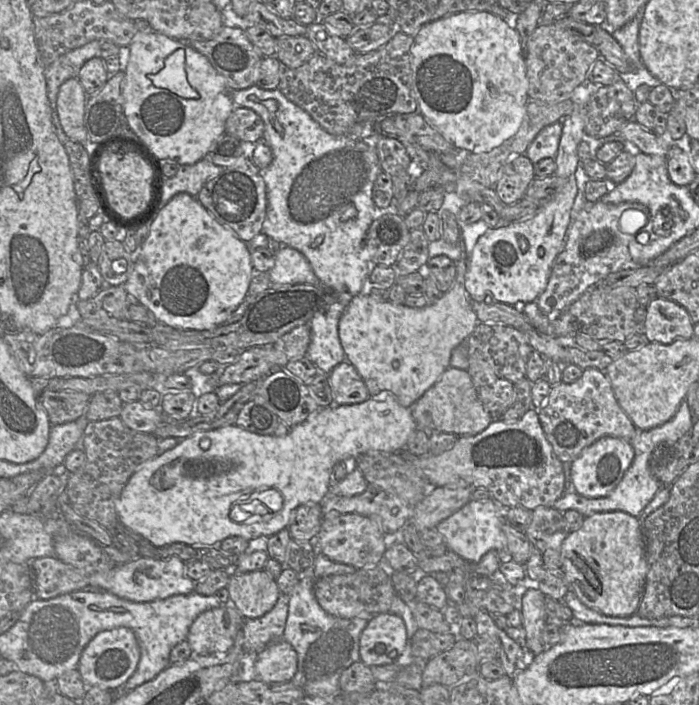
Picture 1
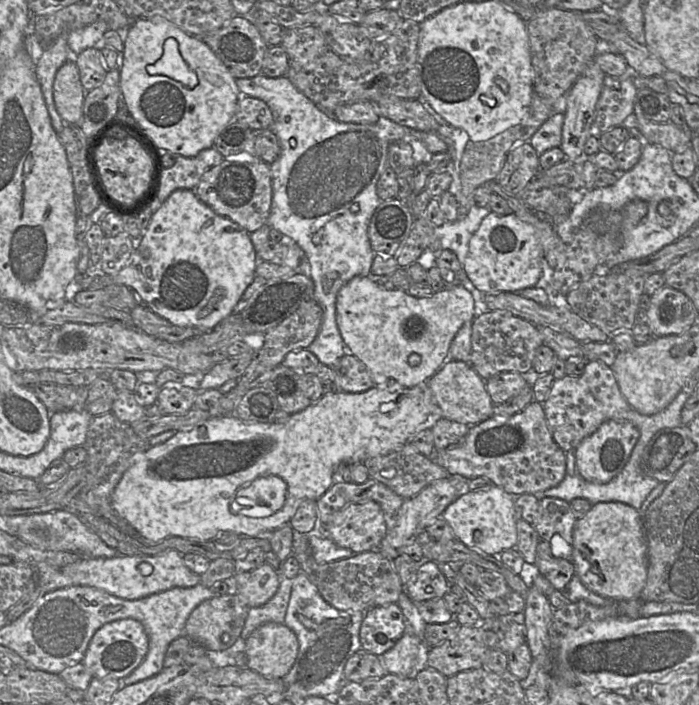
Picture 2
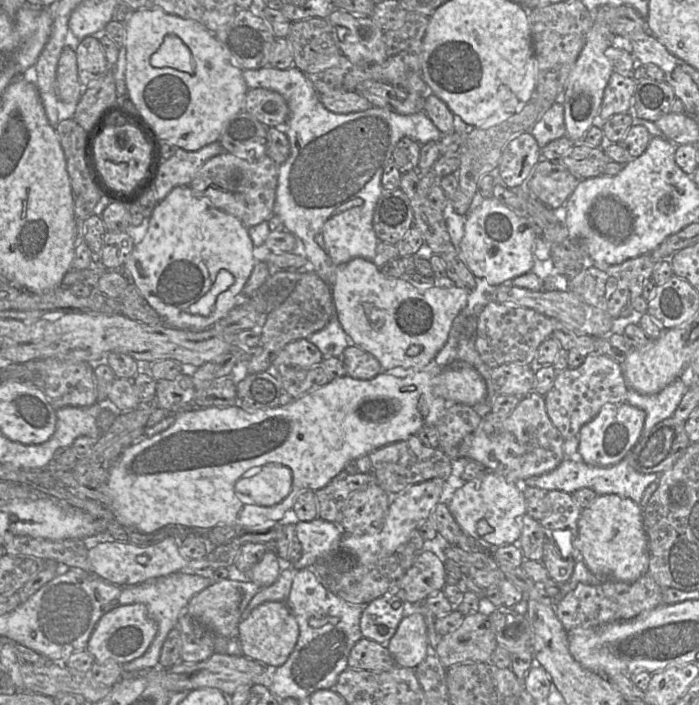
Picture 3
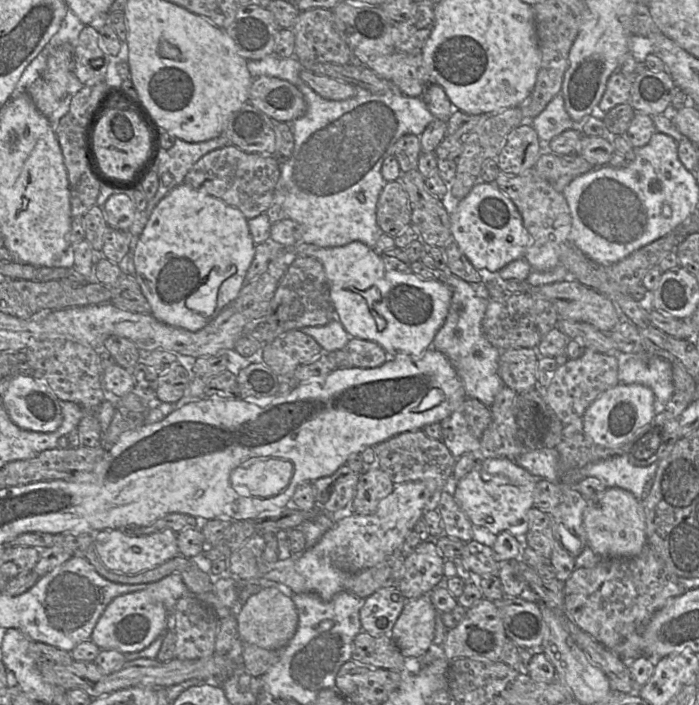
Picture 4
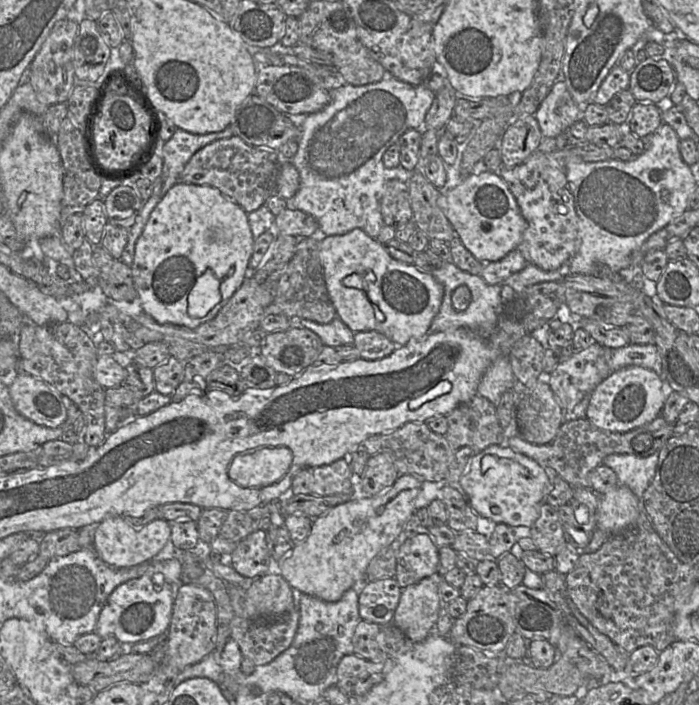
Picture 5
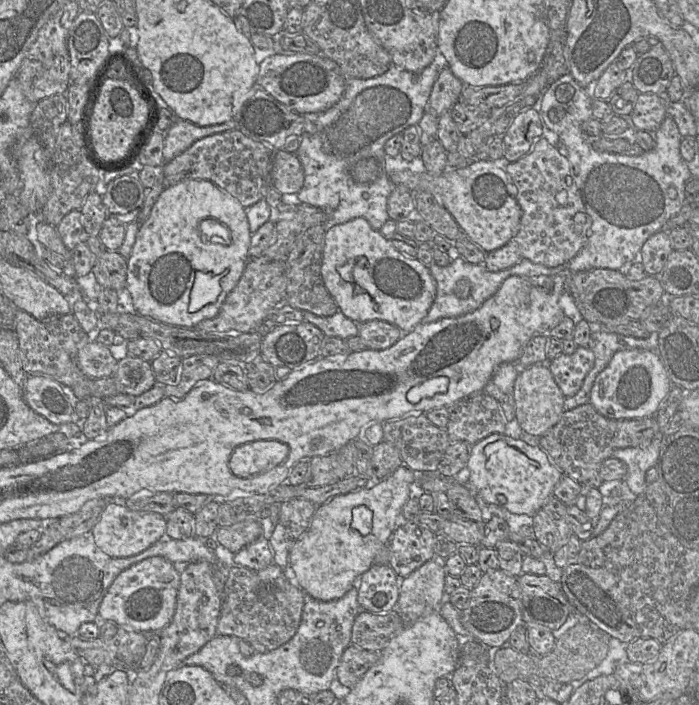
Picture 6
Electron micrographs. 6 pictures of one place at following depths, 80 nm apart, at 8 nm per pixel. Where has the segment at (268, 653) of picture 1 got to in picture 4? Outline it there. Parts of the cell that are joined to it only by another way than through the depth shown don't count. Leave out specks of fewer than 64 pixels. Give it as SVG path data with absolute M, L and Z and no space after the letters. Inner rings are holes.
M265 587L251 595L236 613L238 639L265 649L283 649L298 626L298 612L291 597L277 587Z

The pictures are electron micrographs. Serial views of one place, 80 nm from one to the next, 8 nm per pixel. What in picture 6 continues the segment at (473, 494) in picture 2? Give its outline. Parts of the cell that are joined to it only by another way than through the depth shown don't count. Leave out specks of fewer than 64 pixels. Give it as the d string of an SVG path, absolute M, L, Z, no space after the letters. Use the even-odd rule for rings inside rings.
M493 433L470 447L464 484L487 505L502 505L512 514L525 514L533 518L553 496L554 487L562 476L540 446Z

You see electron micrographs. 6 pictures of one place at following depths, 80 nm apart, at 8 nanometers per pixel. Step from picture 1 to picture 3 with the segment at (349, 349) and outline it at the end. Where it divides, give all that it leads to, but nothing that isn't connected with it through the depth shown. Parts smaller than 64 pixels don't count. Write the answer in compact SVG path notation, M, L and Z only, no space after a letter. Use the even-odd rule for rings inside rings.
M357 257L338 266L335 282L331 285L331 295L338 322L352 344L372 354L379 361L381 371L403 377L421 370L435 359L448 339L454 319L466 308L469 291L457 285L450 288L434 285L417 290L402 278L384 275L373 261ZM411 346L420 346L421 352L417 357L407 354Z

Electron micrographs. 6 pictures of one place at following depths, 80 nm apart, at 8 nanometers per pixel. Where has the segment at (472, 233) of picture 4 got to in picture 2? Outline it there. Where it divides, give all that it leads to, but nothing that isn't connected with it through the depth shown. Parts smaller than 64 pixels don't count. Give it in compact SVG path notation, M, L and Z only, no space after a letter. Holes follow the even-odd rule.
M487 214L469 240L464 271L471 283L485 294L517 293L535 287L542 275L544 251L539 232L515 215Z

